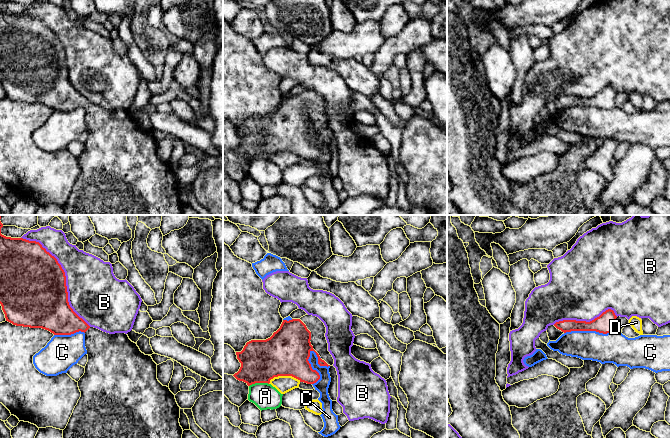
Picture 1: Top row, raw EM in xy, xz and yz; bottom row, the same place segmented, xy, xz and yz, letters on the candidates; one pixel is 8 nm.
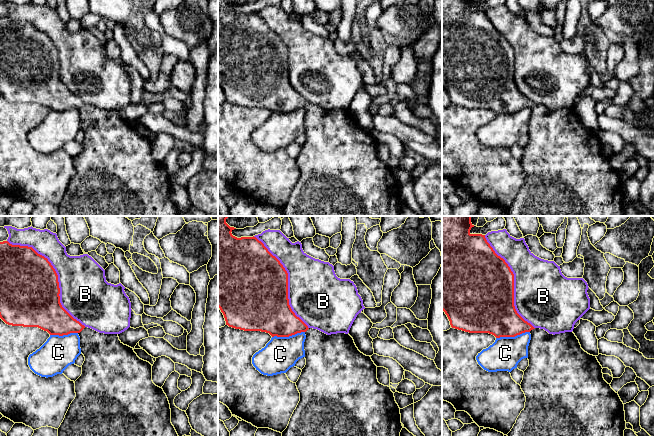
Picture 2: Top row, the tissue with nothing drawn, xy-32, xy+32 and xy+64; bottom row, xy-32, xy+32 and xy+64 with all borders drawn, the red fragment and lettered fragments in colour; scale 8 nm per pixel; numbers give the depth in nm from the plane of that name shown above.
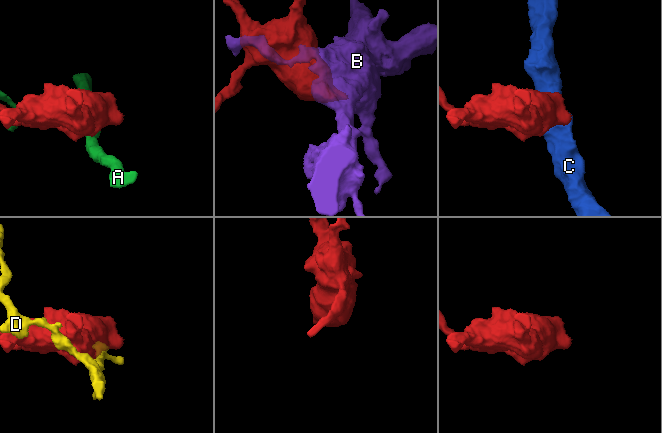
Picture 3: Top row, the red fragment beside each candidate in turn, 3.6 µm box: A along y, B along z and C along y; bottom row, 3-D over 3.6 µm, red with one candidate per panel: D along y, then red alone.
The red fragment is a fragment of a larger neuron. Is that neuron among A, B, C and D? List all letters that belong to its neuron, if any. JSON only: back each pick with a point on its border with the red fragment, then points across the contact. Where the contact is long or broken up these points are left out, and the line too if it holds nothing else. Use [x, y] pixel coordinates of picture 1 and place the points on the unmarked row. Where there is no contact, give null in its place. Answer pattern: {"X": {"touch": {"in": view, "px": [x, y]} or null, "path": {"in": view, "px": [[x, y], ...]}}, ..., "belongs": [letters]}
{"belongs": []}

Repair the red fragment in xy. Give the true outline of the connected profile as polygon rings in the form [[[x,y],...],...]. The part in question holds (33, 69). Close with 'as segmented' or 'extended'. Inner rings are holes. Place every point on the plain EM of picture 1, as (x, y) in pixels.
[[[0,0],[0,80],[2,82],[2,86],[5,90],[6,97],[12,99],[13,101],[16,102],[23,102],[23,103],[30,103],[30,104],[42,104],[45,106],[50,107],[54,111],[71,111],[76,108],[84,108],[85,109],[85,123],[87,126],[87,131],[88,131],[88,138],[86,140],[85,144],[85,149],[84,151],[80,154],[78,157],[78,163],[81,168],[81,173],[78,176],[77,181],[75,182],[73,189],[69,195],[69,198],[66,202],[66,204],[63,206],[63,215],[182,215],[182,210],[183,210],[183,205],[180,202],[179,199],[179,194],[180,194],[180,183],[178,182],[175,171],[170,167],[169,163],[163,162],[157,155],[157,140],[153,137],[152,133],[149,131],[145,131],[142,129],[137,122],[136,119],[132,118],[128,111],[125,109],[115,109],[115,110],[109,110],[106,108],[103,108],[97,104],[90,103],[82,94],[80,94],[70,83],[69,78],[68,78],[68,68],[67,68],[67,62],[66,62],[66,52],[65,48],[62,45],[61,41],[58,39],[57,35],[52,32],[49,28],[46,27],[45,24],[42,23],[42,21],[39,18],[36,17],[29,17],[23,14],[11,14],[11,13],[6,13],[1,10],[1,4],[3,3],[3,0]]] | extended

